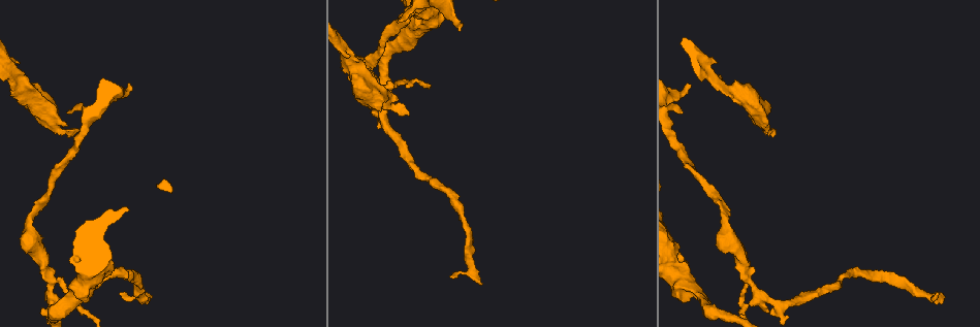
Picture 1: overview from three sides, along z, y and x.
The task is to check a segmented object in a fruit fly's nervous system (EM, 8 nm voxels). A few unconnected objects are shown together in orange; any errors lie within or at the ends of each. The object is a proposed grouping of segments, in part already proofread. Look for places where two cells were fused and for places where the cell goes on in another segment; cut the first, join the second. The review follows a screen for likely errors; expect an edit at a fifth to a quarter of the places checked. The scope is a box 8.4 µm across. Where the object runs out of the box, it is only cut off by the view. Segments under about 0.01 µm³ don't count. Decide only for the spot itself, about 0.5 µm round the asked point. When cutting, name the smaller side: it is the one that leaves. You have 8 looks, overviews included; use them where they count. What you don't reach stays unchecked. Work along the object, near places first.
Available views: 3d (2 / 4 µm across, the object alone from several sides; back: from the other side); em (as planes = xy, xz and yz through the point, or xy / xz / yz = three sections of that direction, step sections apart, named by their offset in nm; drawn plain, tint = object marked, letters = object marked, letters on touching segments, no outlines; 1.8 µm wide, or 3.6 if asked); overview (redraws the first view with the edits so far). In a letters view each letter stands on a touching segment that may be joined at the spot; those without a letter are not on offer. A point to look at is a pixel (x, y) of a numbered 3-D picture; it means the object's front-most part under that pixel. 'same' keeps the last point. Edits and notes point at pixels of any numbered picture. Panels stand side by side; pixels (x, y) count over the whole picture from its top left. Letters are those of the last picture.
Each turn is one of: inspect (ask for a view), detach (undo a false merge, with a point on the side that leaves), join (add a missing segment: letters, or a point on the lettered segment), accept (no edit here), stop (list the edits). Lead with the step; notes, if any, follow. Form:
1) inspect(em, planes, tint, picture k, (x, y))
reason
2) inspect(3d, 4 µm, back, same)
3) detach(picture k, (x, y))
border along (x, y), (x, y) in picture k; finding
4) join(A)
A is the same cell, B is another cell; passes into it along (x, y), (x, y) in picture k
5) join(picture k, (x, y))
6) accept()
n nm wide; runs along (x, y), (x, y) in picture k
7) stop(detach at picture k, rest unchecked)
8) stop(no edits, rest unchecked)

inspect(em, 3.6 µm, planes, letters, picture 1, (748, 276))
calibre changes

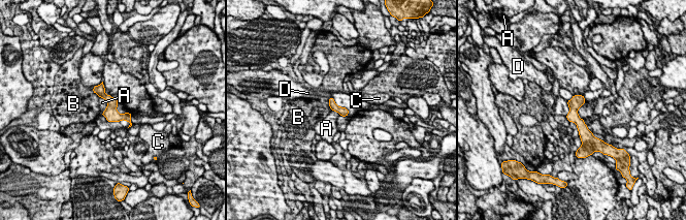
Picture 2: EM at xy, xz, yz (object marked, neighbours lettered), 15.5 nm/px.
accept()
A, B, C and D are other cells; continuous, no second cell

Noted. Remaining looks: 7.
inspect(em, planes, letters, picture 1, (689, 85))

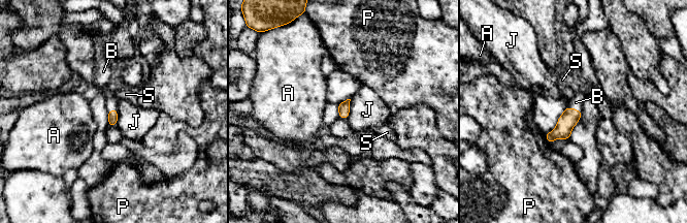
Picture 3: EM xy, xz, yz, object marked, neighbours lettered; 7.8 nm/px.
join(B)
B is the same cell, A, J, P and S are other cells; passes into it along (570, 117), (574, 108), (576, 102) in picture 3; it goes on there

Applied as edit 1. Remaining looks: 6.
inspect(em, planes, letters, picture 1, (19, 85))
sudden change in width

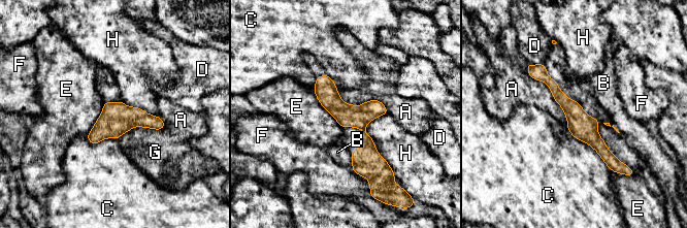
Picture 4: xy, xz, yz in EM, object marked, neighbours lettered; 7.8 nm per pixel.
accept()
A, B, C, D, E, F, G and H are other cells; border along (534, 78), (547, 85), (565, 117) in picture 4; continuous, no second cell

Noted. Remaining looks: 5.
stop(join at picture 3, rest unchecked)

